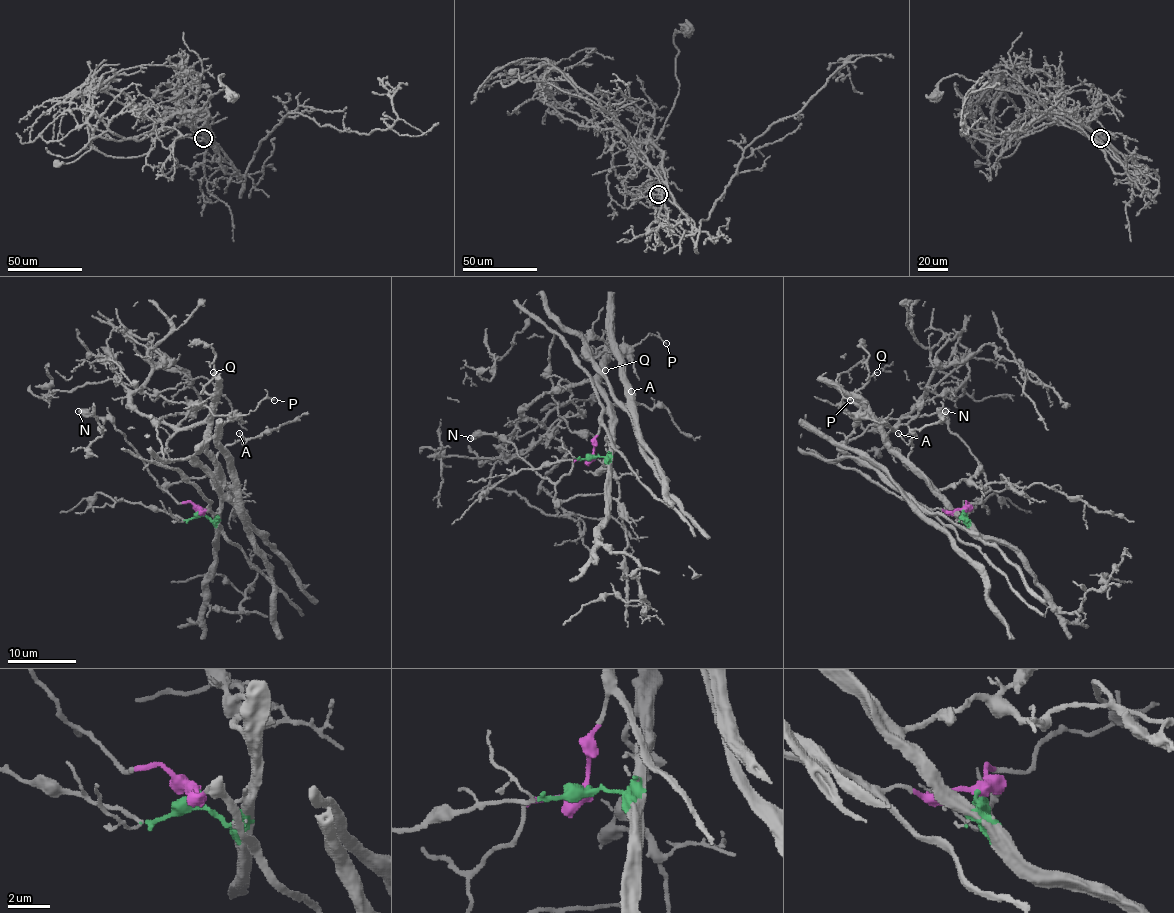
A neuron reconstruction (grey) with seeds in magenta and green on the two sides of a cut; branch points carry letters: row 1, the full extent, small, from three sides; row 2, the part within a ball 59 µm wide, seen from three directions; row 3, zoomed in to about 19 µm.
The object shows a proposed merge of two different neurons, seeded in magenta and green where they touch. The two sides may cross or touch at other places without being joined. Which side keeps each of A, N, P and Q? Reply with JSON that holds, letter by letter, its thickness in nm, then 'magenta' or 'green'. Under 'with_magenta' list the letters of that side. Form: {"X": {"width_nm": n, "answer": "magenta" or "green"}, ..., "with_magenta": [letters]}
{"A": {"width_nm": 130, "answer": "green"}, "N": {"width_nm": 500, "answer": "magenta"}, "P": {"width_nm": 120, "answer": "green"}, "Q": {"width_nm": 110, "answer": "green"}, "with_magenta": ["N"]}

